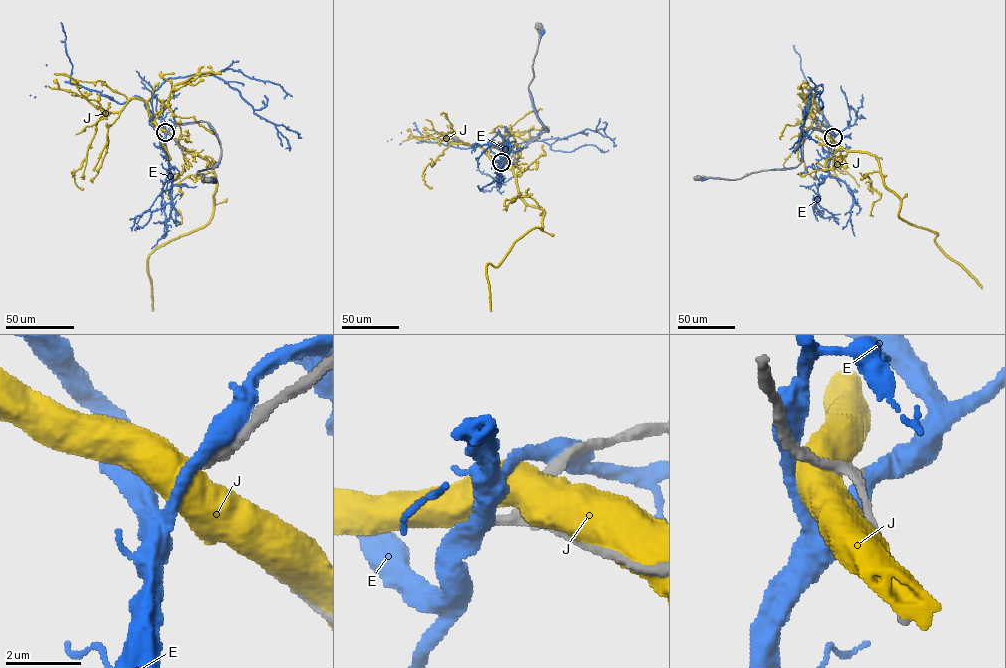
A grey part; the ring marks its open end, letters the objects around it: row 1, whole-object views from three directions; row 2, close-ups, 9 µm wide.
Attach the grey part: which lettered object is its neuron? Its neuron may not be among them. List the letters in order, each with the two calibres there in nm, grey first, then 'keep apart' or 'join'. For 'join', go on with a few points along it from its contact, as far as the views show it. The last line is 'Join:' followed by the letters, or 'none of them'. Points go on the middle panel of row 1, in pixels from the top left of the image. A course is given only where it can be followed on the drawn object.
E: calibres 280 and 480 nm; keep apart
J: calibres 220 and 750 nm; keep apart
Join: none of them

